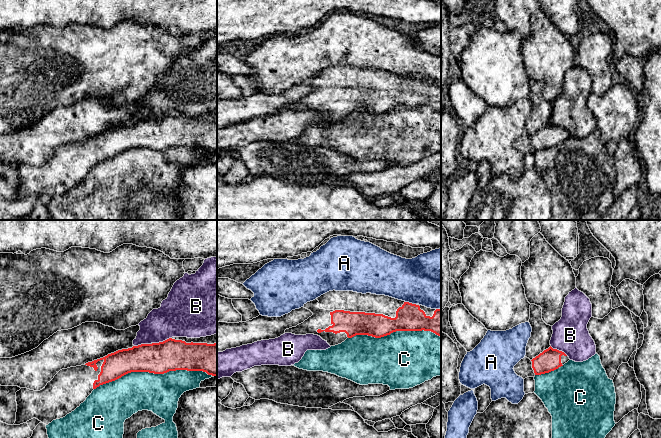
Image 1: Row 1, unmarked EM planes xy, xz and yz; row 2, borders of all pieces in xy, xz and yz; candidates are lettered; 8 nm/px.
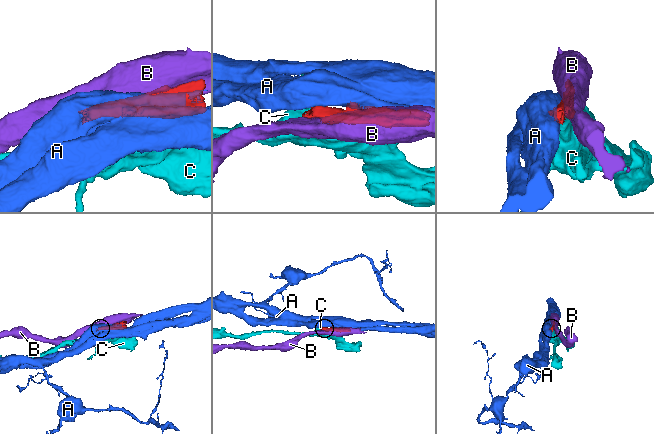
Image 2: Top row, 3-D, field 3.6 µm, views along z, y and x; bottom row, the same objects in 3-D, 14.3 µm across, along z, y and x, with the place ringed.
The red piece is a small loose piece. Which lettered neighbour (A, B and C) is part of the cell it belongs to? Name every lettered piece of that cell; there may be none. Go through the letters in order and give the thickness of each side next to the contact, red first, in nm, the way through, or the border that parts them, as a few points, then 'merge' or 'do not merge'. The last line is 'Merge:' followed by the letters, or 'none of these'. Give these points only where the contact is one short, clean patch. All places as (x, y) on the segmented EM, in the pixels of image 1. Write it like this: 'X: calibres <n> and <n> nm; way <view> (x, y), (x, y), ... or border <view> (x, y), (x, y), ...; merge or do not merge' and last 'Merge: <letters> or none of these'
A: calibres 220 and 440 nm; do not merge
B: calibres 260 and 320 nm; do not merge
C: calibres 260 and 320 nm; do not merge
Merge: none of these

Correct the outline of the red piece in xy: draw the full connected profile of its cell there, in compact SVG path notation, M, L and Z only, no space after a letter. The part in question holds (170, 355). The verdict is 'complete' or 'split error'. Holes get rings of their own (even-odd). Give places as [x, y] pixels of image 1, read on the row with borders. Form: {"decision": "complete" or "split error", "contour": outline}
{"decision": "split error", "contour": "M169 338L159 343L118 350L84 365L62 369L42 390L21 388L16 392L17 412L14 425L26 423L33 418L48 425L74 411L100 385L115 381L128 373L164 374L176 370L203 371L217 376L217 343L186 343Z"}

